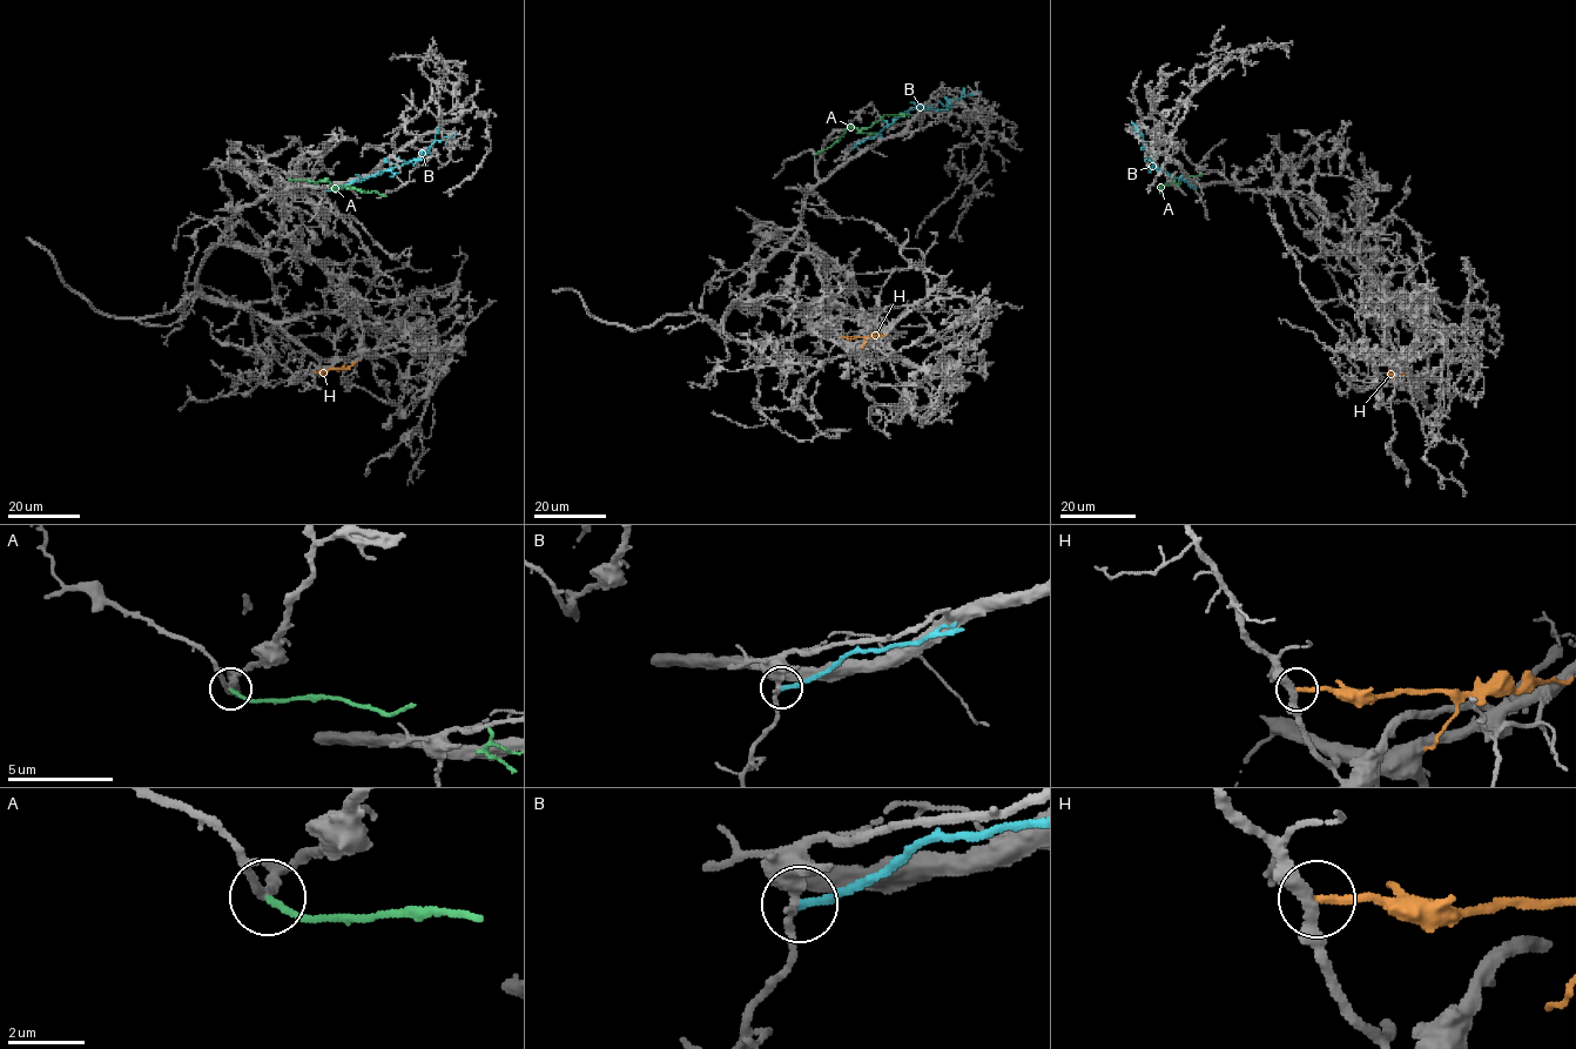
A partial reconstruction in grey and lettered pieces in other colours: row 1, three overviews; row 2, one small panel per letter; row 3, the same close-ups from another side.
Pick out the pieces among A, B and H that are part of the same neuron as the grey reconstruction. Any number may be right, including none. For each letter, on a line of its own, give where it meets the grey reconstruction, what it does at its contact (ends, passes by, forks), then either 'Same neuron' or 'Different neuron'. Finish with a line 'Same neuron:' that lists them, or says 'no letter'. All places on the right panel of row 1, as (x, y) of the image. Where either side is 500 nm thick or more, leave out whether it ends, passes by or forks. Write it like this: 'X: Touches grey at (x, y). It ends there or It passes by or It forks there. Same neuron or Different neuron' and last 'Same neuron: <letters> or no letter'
A: Touches grey at (1201, 174). It ends there. Same neuron
B: Touches grey at (1196, 188). It ends there. Different neuron
H: Touches grey at (1393, 377). It ends there. Different neuron
Same neuron: A

